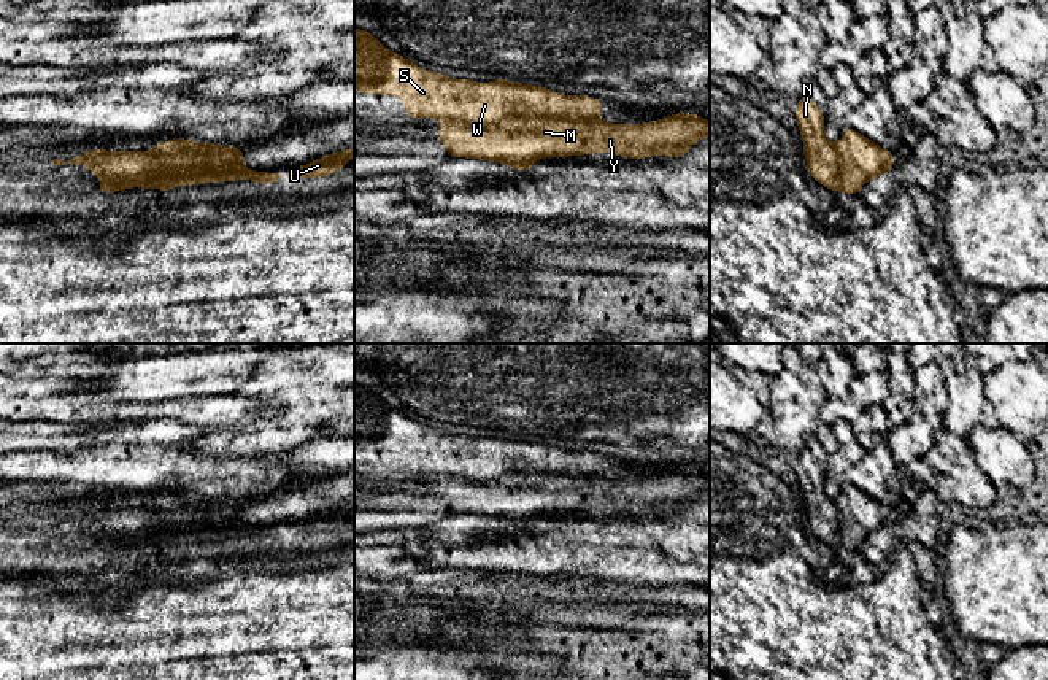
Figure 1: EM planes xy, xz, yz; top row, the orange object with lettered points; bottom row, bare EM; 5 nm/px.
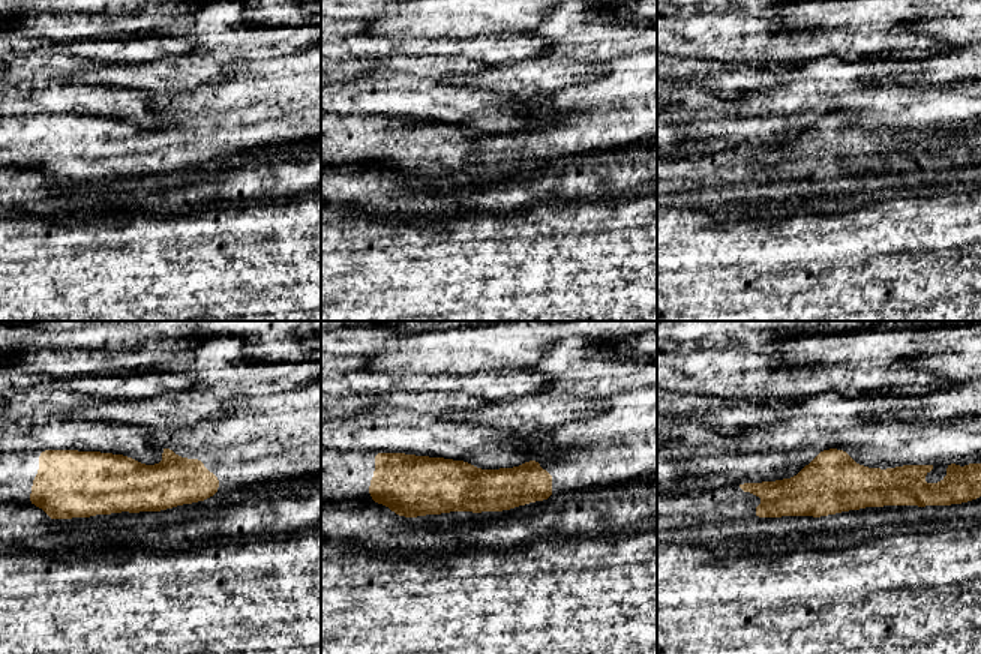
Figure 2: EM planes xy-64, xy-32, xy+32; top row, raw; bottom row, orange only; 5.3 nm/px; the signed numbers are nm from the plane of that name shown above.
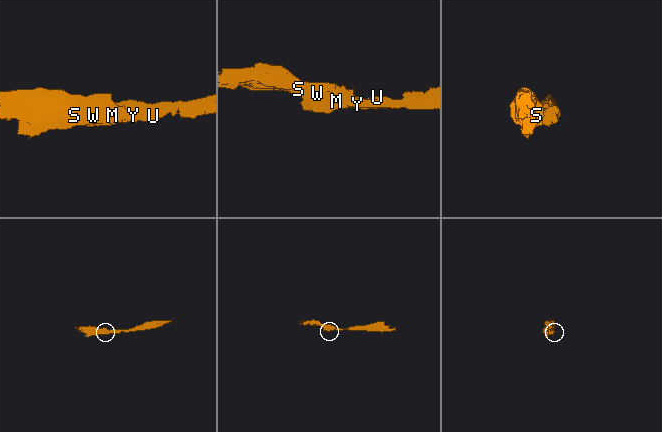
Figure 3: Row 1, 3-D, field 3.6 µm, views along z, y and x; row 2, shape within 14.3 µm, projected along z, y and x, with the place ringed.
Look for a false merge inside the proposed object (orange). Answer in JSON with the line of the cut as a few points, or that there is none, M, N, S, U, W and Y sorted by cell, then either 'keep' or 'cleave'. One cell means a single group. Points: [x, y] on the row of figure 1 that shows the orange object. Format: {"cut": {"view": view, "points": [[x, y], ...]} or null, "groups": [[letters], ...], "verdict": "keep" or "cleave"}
{"cut": {"view": "xz", "points": [[597, 118], [504, 116], [486, 126], [446, 123]]}, "groups": [["M", "U", "Y"], ["N", "S", "W"]], "verdict": "cleave"}

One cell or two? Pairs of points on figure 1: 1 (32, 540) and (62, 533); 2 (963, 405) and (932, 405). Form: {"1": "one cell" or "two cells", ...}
{"1": "one cell", "2": "two cells"}

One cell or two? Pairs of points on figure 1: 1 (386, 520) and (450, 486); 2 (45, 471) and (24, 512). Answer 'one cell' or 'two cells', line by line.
1: one cell
2: two cells

